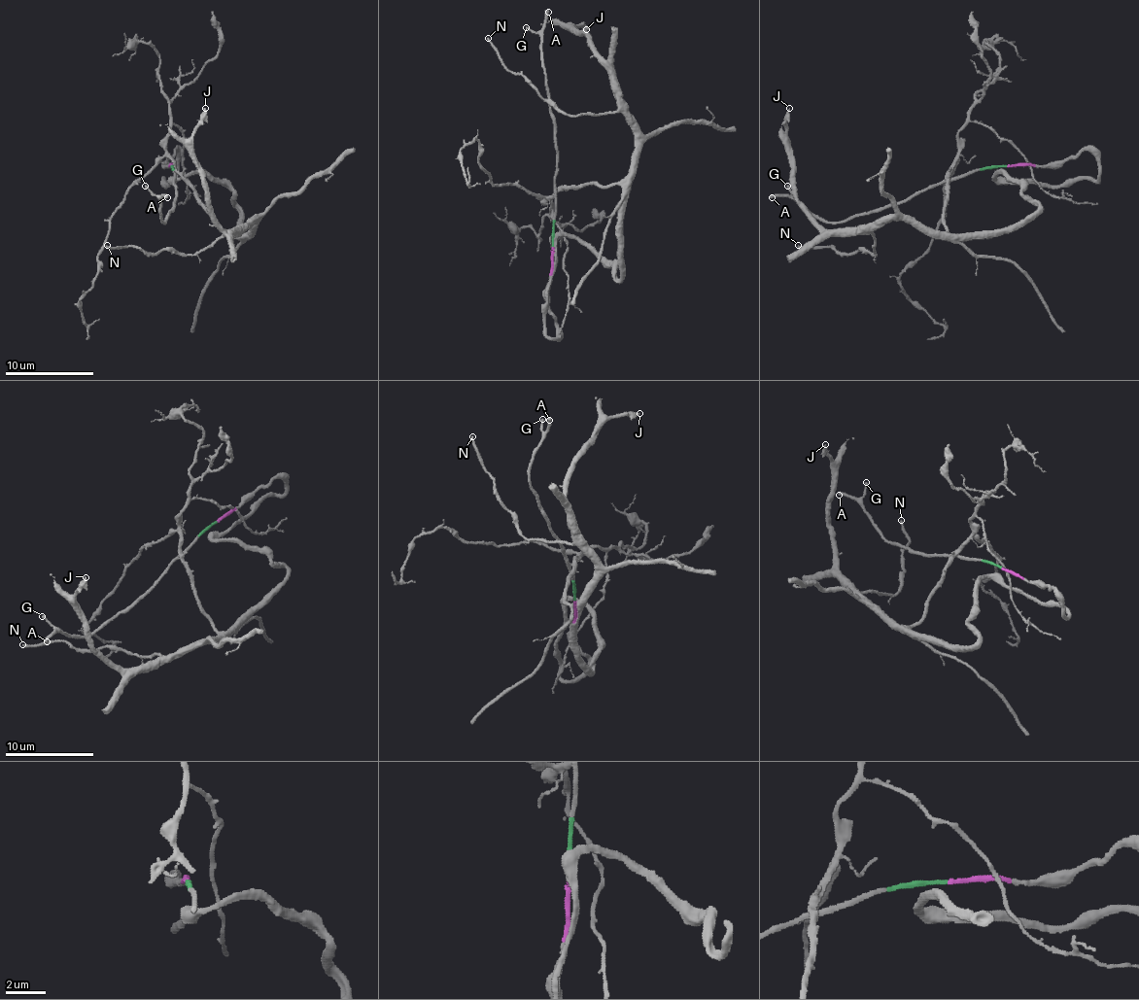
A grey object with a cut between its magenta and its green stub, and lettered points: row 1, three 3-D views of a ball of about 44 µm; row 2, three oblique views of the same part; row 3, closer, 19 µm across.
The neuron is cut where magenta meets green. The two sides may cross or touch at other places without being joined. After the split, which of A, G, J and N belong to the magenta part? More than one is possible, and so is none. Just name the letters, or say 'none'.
J, N

